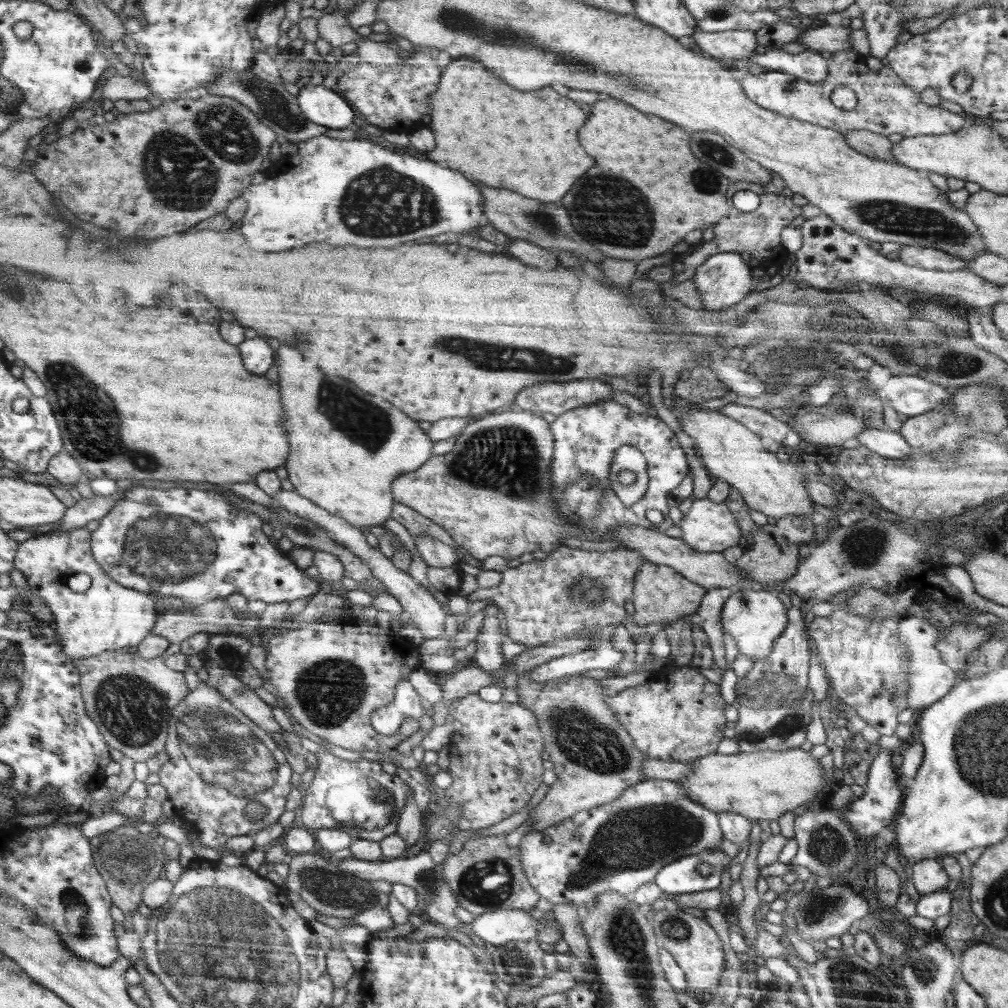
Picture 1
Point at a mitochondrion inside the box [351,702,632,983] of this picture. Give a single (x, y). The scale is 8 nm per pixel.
(488, 883)

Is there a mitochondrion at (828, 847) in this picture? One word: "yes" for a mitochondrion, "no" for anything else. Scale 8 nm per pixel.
yes

